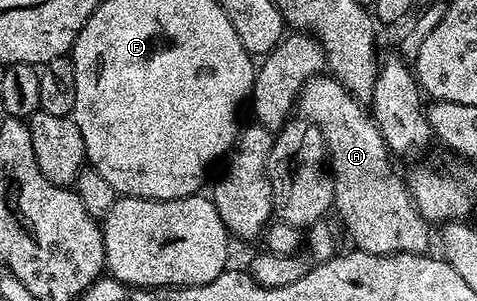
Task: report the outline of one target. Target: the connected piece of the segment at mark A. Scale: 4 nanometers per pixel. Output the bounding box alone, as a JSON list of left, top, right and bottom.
[298,75,429,256]

